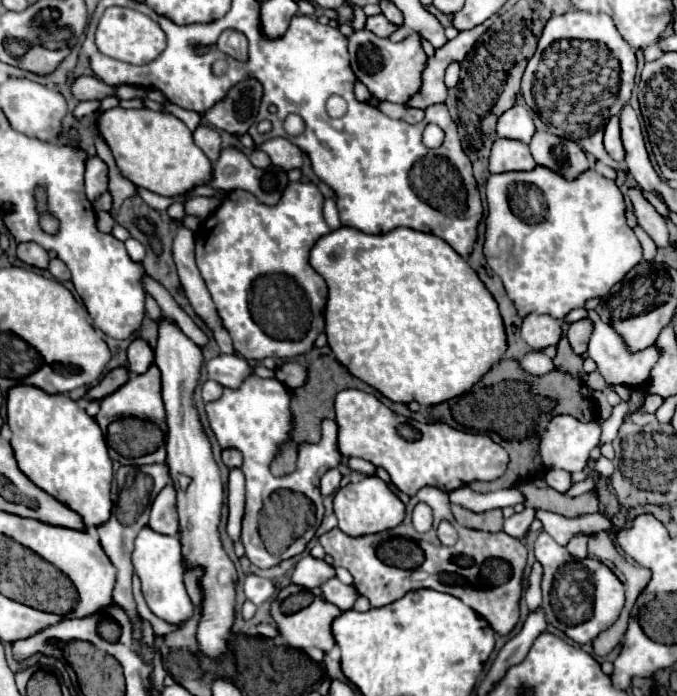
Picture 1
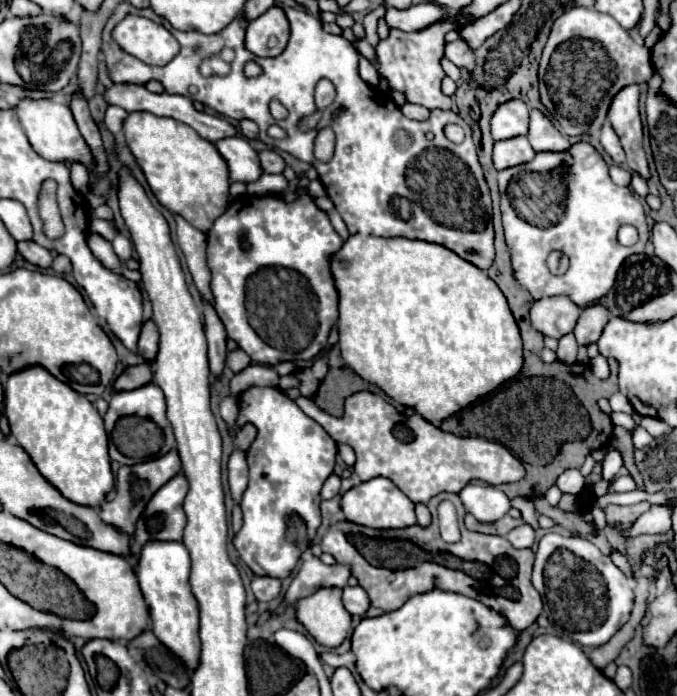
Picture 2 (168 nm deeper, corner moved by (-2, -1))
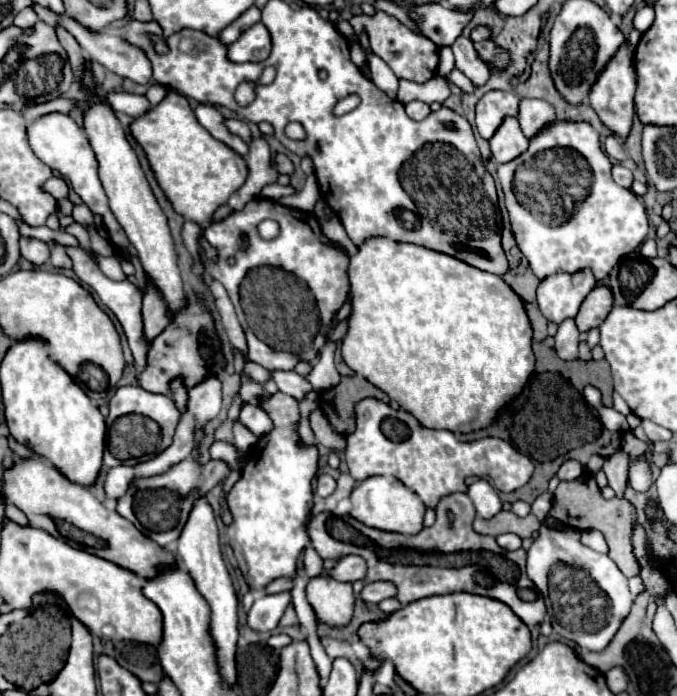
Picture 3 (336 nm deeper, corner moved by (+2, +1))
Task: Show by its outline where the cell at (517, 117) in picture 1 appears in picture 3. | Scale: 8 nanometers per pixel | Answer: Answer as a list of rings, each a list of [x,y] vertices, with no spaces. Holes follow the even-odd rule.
[[[492,90],[486,92],[476,104],[476,128],[482,138],[492,138],[506,116],[518,114],[520,98],[512,92]]]

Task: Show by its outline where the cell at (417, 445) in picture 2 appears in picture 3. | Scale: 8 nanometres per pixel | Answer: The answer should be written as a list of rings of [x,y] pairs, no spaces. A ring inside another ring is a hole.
[[[374,398],[356,404],[356,418],[356,430],[346,438],[346,462],[352,478],[362,482],[376,474],[390,474],[414,490],[432,510],[440,498],[454,492],[466,492],[464,480],[468,476],[488,478],[496,490],[512,492],[522,488],[534,472],[532,460],[518,452],[510,442],[500,438],[458,442],[452,432],[424,428],[406,410],[394,410]]]

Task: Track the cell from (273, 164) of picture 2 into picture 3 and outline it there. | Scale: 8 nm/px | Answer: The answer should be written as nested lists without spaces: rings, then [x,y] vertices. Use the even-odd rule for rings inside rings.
[[[278,154],[278,156],[274,158],[274,162],[276,162],[276,168],[278,168],[278,172],[280,172],[280,174],[288,174],[288,176],[292,176],[292,174],[294,174],[294,166],[292,166],[292,162],[290,162],[290,158],[288,158],[288,156]]]

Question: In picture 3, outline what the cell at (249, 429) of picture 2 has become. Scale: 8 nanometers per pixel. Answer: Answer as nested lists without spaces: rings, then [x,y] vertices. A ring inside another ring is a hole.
[[[244,404],[244,408],[240,410],[240,422],[256,436],[264,436],[268,434],[268,430],[272,430],[272,420],[268,418],[268,414],[252,404]]]

